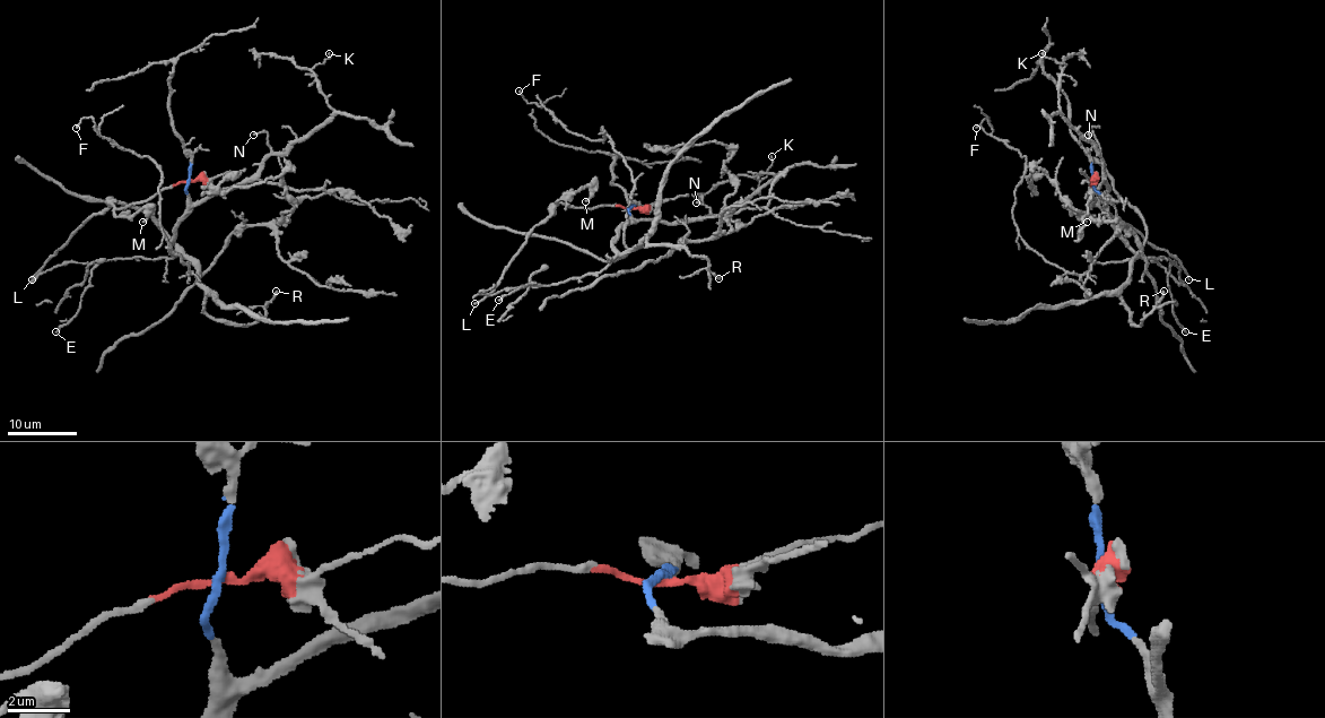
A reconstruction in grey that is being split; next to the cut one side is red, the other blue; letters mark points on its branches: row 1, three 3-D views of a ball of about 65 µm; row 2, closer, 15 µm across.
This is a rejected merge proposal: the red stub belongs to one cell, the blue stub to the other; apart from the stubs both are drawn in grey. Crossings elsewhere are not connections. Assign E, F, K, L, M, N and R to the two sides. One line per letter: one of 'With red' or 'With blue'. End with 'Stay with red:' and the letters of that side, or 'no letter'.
E: With blue
F: With blue
K: With blue
L: With red
M: With red
N: With blue
R: With blue
Stay with red: L, M

